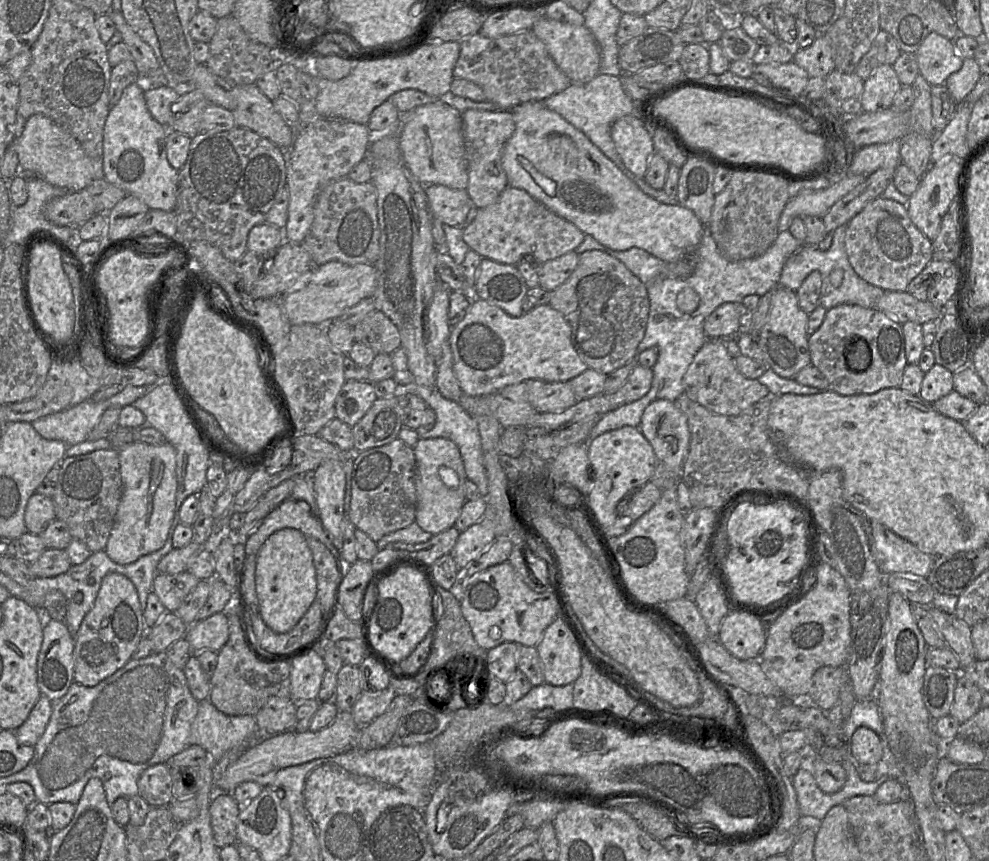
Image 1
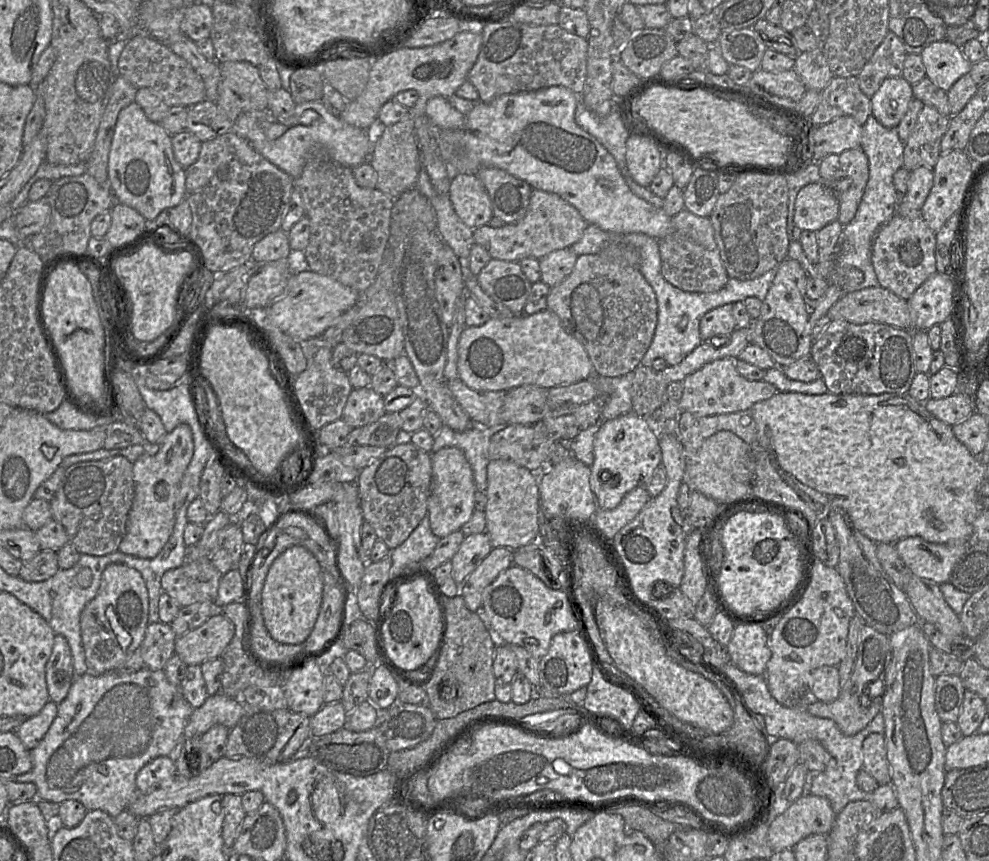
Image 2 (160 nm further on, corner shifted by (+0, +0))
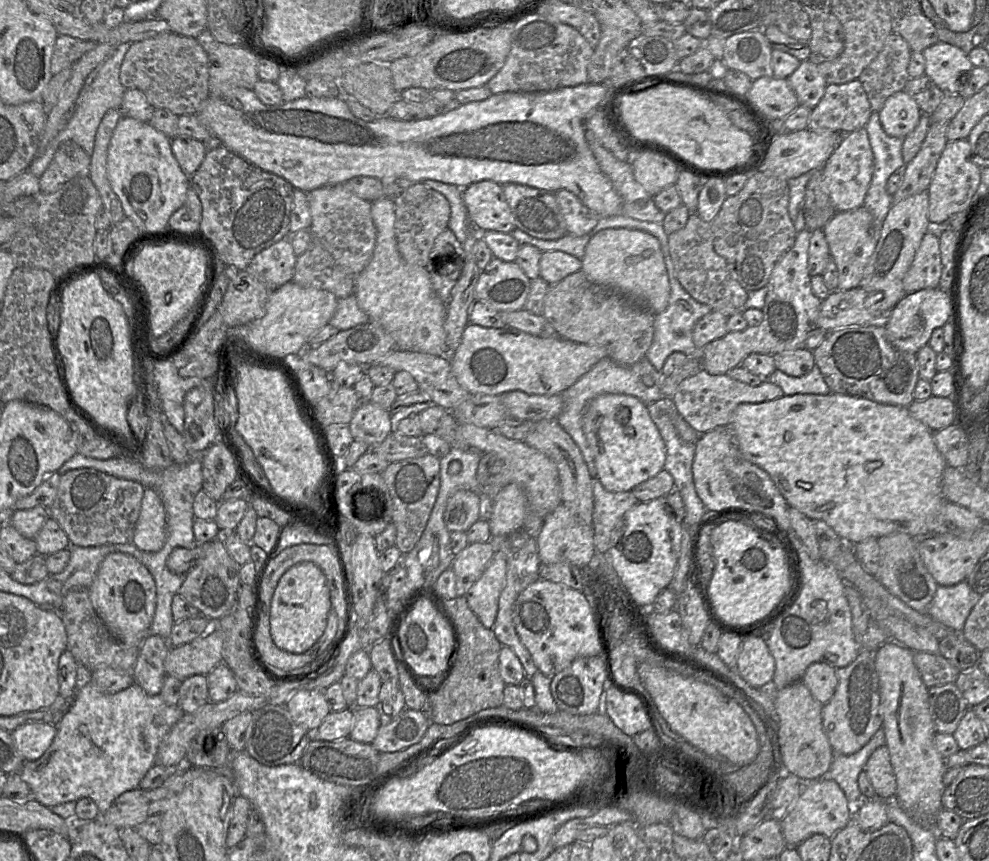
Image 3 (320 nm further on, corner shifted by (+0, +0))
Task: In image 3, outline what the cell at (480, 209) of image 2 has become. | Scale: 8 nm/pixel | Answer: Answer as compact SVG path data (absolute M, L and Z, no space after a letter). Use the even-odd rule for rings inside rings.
M484 180L461 189L469 222L479 231L511 233L516 228L502 185Z

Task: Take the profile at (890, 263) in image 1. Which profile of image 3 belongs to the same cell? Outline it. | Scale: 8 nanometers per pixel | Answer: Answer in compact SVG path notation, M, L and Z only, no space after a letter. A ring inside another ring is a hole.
M928 230L923 236L913 262L903 278L905 292L937 288L942 273L938 232Z

